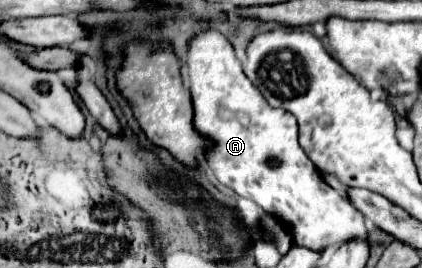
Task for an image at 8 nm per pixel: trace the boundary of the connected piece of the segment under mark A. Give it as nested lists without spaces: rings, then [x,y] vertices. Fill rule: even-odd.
[[[207,29],[193,35],[187,43],[185,65],[195,109],[195,127],[215,143],[205,155],[205,161],[219,183],[287,223],[299,247],[325,251],[331,245],[367,235],[361,213],[357,213],[339,191],[325,183],[297,143],[295,117],[283,109],[269,107],[265,97],[261,97],[255,85],[245,77],[231,43],[219,31]],[[269,157],[279,159],[279,167],[271,169],[267,165]]]

